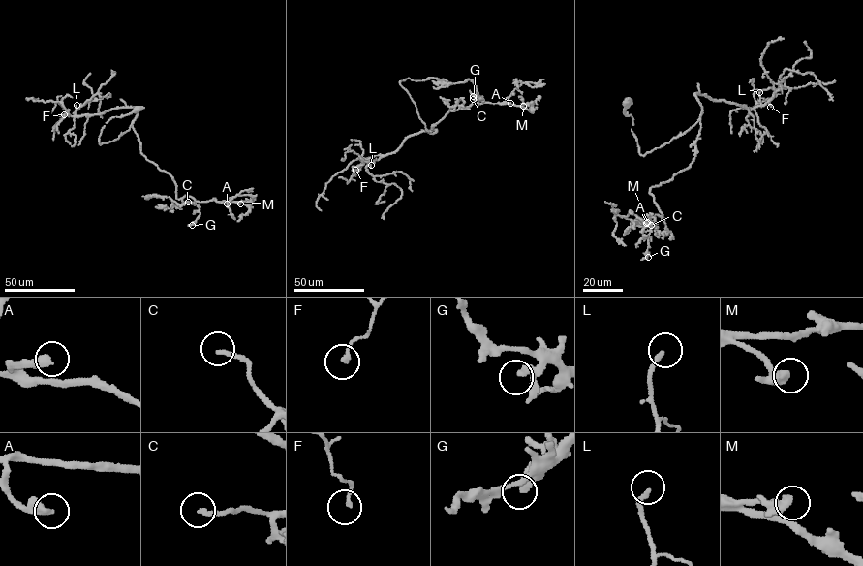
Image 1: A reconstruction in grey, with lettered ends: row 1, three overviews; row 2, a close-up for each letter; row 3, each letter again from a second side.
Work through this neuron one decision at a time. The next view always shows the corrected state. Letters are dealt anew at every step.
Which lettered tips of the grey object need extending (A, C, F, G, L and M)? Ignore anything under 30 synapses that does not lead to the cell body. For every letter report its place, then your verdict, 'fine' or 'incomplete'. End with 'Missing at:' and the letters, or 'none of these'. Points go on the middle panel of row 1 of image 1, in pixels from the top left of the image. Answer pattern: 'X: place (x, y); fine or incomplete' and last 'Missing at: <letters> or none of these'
A: place (510, 103); incomplete
C: place (473, 99); incomplete
F: place (355, 170); fine
G: place (473, 96); fine
L: place (371, 165); fine
M: place (523, 106); fine
Missing at: A, C

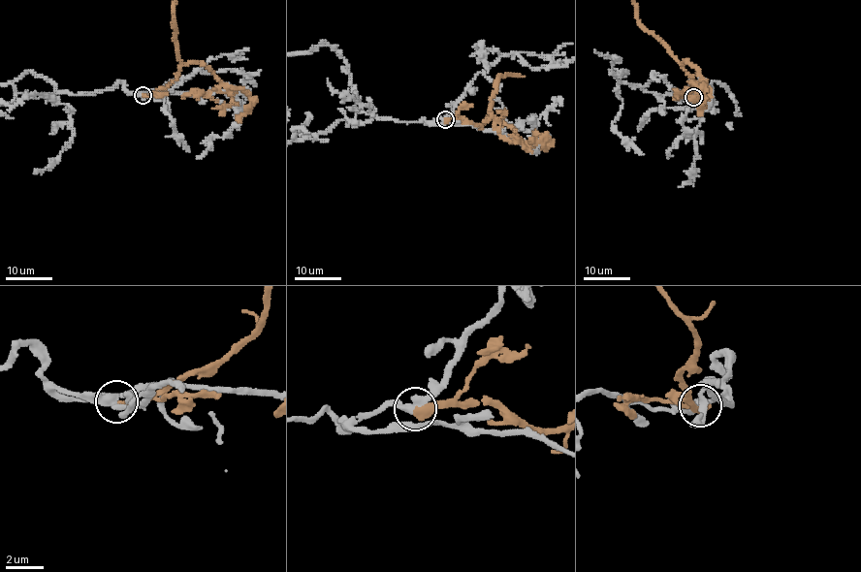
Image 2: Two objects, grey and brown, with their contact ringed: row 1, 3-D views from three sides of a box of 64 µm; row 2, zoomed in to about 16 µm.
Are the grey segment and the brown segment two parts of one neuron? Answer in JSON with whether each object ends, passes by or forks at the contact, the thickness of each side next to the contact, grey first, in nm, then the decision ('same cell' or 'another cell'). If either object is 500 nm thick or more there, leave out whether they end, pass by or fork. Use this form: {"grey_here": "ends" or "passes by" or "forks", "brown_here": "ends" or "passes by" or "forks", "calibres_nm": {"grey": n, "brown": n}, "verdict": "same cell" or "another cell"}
{"grey_here": "forks", "brown_here": "ends", "calibres_nm": {"grey": 320, "brown": 440}, "verdict": "another cell"}

